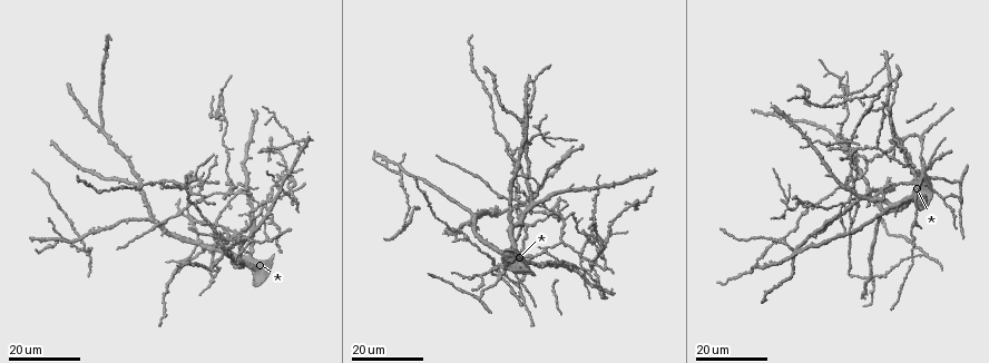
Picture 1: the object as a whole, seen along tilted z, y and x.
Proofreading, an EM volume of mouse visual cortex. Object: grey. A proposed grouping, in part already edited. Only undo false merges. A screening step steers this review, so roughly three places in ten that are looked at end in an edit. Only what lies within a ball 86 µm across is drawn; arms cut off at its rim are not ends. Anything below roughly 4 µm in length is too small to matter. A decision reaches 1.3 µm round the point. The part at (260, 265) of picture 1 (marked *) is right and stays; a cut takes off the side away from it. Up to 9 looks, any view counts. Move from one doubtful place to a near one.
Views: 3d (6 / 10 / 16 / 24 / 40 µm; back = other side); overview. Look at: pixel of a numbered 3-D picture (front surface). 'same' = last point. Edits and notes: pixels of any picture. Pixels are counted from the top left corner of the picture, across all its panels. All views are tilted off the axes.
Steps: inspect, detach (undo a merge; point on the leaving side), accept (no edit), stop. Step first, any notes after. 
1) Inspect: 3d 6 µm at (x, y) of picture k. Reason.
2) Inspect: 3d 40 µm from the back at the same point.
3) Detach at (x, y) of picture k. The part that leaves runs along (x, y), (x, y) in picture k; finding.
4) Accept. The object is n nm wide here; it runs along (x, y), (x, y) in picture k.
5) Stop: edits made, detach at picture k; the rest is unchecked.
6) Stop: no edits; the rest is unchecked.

Inspect: 3d 24 µm at (517, 192) of picture 1. Thick turns thin.

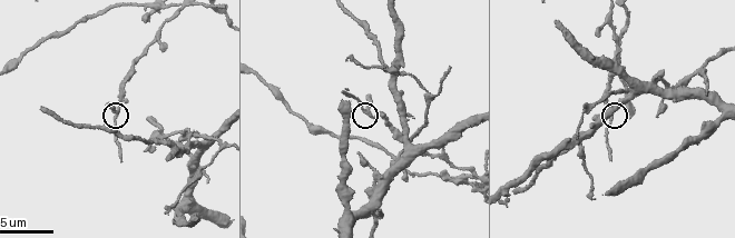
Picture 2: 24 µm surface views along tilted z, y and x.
Inspect: 3d 10 µm at (115, 113) of picture 2.

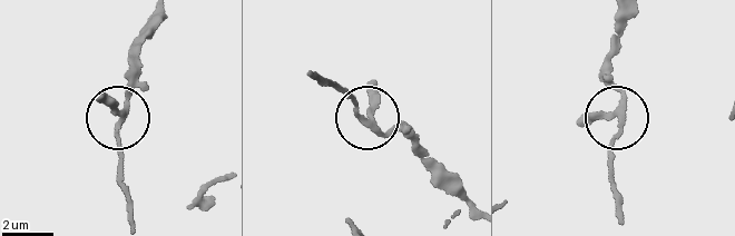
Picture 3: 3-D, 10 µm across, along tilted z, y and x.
Accept. 3 arms meet here; it runs along (157, 15), (118, 126), (120, 182) in picture 3; continuous, no second neuron.

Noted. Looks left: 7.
Inspect: 3d 16 µm at (159, 181) of picture 1. Three arms meet.

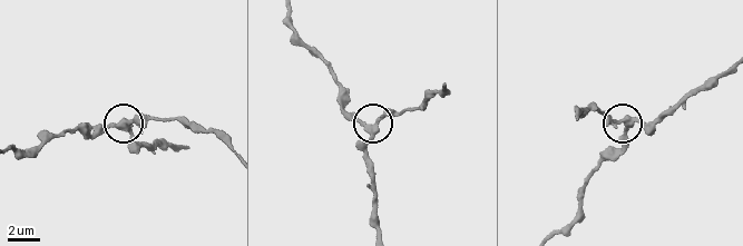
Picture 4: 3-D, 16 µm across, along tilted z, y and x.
Inspect: 3d 6 µm at (370, 126) of picture 4.

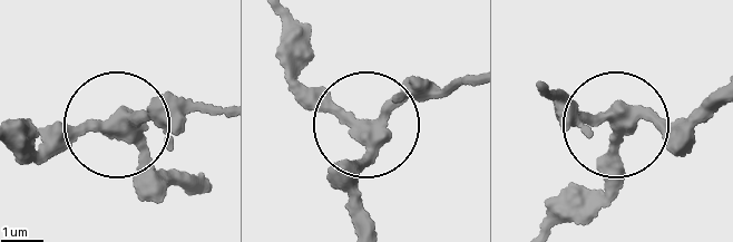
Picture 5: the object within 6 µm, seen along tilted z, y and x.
Accept. The object is 310 nm wide here; it runs along (193, 181), (143, 154), (119, 123), (182, 97), (214, 106) in picture 5; one neuron here.

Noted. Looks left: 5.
Inspect: 3d 24 µm at (185, 259) of picture 1. Three arms meet.

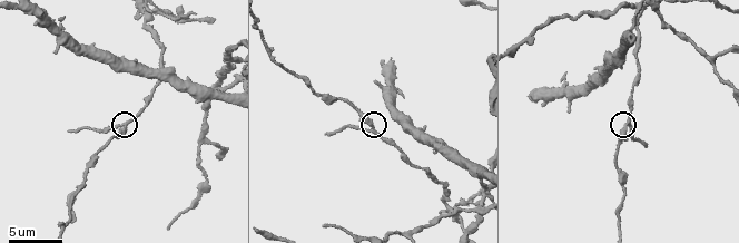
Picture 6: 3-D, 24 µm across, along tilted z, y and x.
Inspect: 3d 6 µm at (628, 121) of picture 6. Zoom in.

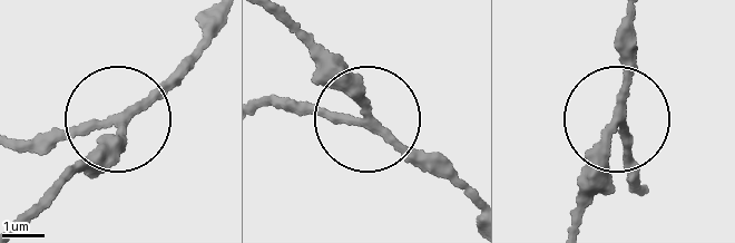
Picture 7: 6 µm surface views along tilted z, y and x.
Accept. 3 arms meet here; it runs along (469, 195), (365, 120), (304, 115), (280, 100) in picture 7; continuous, no second neuron.

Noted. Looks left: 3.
Inspect: 3d 24 µm at (925, 253) of picture 1. Branch point.

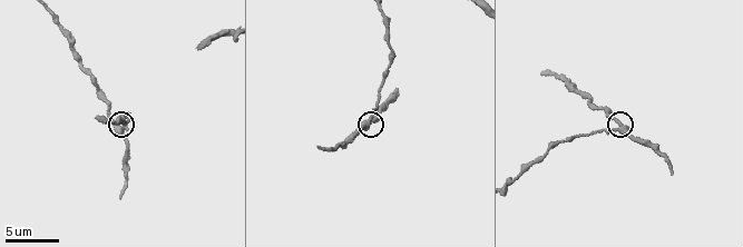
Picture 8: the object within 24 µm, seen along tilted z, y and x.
Inspect: 3d 10 µm at (118, 133) of picture 8.

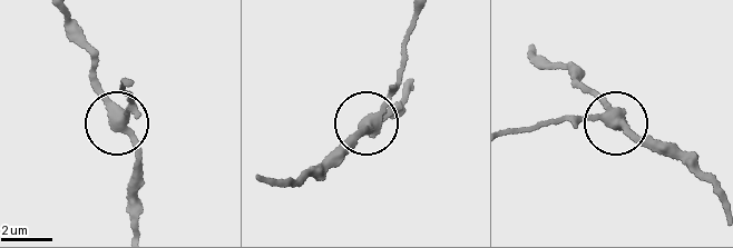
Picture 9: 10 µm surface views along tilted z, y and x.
Accept. It runs along (512, 130), (547, 120), (596, 118), (619, 125), (653, 149) in picture 9; continuous, no second neuron.

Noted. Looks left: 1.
Stop: no edits; the rest is unchecked.

